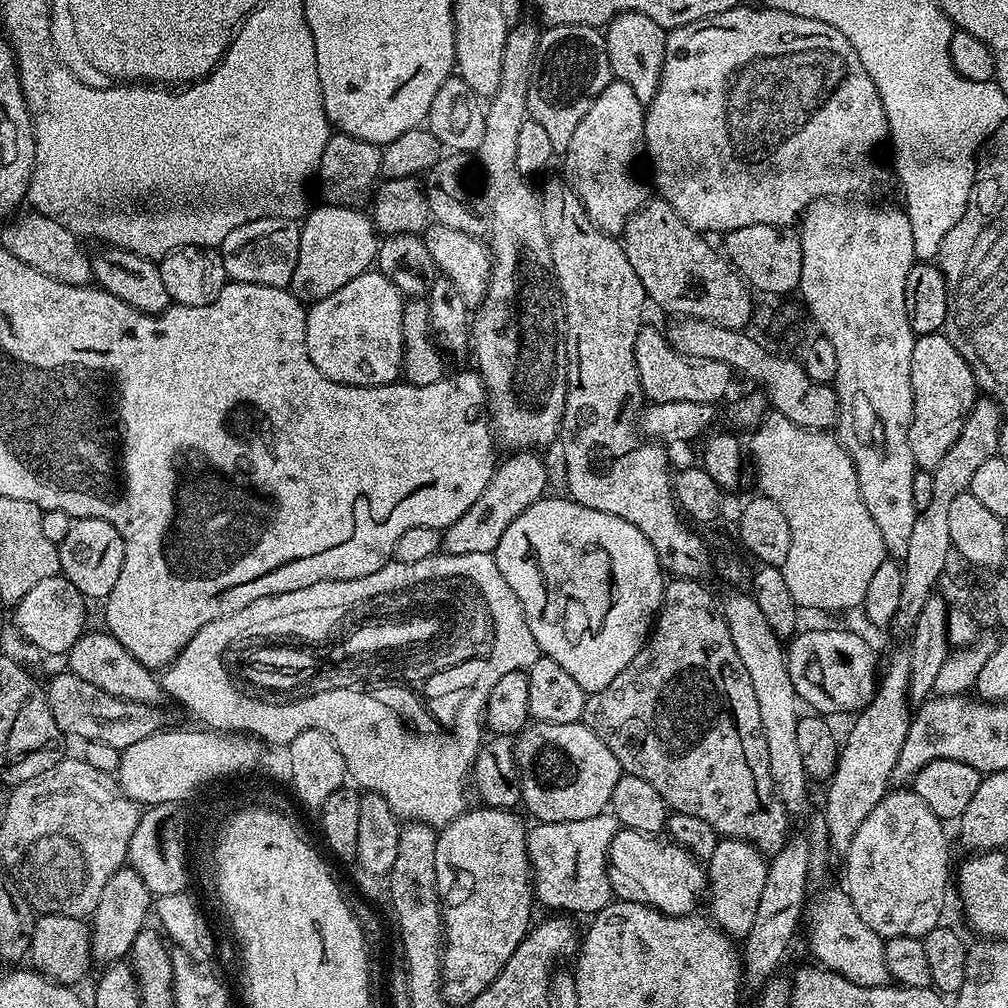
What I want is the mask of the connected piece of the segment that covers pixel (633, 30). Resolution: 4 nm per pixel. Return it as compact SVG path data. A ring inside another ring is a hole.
M619 12L606 25L604 41L613 77L626 82L626 86L630 86L630 90L634 90L634 94L638 94L640 101L647 106L660 85L664 51L668 41L666 30L662 26L658 26L658 22L654 22L654 18L650 18L646 14Z

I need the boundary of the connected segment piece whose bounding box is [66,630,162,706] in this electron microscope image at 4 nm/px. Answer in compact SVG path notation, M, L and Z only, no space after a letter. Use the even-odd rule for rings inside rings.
M107 630L100 632L85 631L83 636L74 642L67 652L67 671L74 673L82 682L90 682L90 686L98 686L98 690L106 690L106 694L114 694L123 700L133 700L143 704L159 705L162 697L162 684L154 677L153 669L142 666L118 638L114 638Z

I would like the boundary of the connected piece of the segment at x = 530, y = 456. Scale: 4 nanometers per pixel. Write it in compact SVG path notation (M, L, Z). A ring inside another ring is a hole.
M516 450L505 464L503 461L497 467L478 502L474 502L458 522L443 529L442 548L447 555L495 553L498 542L502 542L502 534L506 534L506 526L547 493L544 491L548 488L548 468L536 454L532 450Z

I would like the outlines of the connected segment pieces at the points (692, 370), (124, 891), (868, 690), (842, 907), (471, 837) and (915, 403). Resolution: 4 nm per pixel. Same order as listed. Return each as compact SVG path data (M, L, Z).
M641 327L634 342L634 358L640 385L645 397L652 402L702 402L716 404L728 392L734 369L722 362L693 362L687 356L679 356L663 331Z
M119 868L106 882L102 889L102 898L98 898L98 906L90 917L90 931L92 934L92 958L97 965L107 966L119 964L131 953L134 938L146 927L150 909L153 907L152 891L138 878L133 868Z
M812 628L809 632L803 632L803 630L797 631L795 635L791 637L792 645L789 643L786 648L786 655L788 657L788 669L790 670L790 682L794 682L794 690L800 695L801 701L805 705L808 704L813 713L816 714L829 714L828 712L849 712L849 714L855 714L860 711L861 708L865 708L866 705L872 701L872 695L876 692L876 686L878 683L878 668L876 672L876 652L868 645L868 640L864 636L859 636L856 632L847 632L844 628Z
M837 888L813 895L807 901L806 928L808 924L808 944L813 954L827 971L836 972L858 986L887 985L890 977L884 957L884 937L858 918L858 910L854 910L847 891Z
M479 806L480 808L469 807L458 818L454 818L450 823L439 829L436 837L436 849L434 850L434 870L436 871L436 885L438 886L438 898L440 899L440 917L444 919L444 938L442 941L442 991L444 993L445 1005L460 1004L467 1006L471 1000L478 998L494 978L510 962L510 954L518 950L518 946L524 937L528 935L532 920L532 904L534 905L534 877L532 874L532 863L528 860L528 828L515 815L515 811L507 808L490 808Z
M940 332L917 336L914 354L910 354L910 386L912 387L912 421L910 450L917 469L931 470L946 458L946 450L958 442L962 426L978 399L976 379L962 354L954 350L948 337Z

